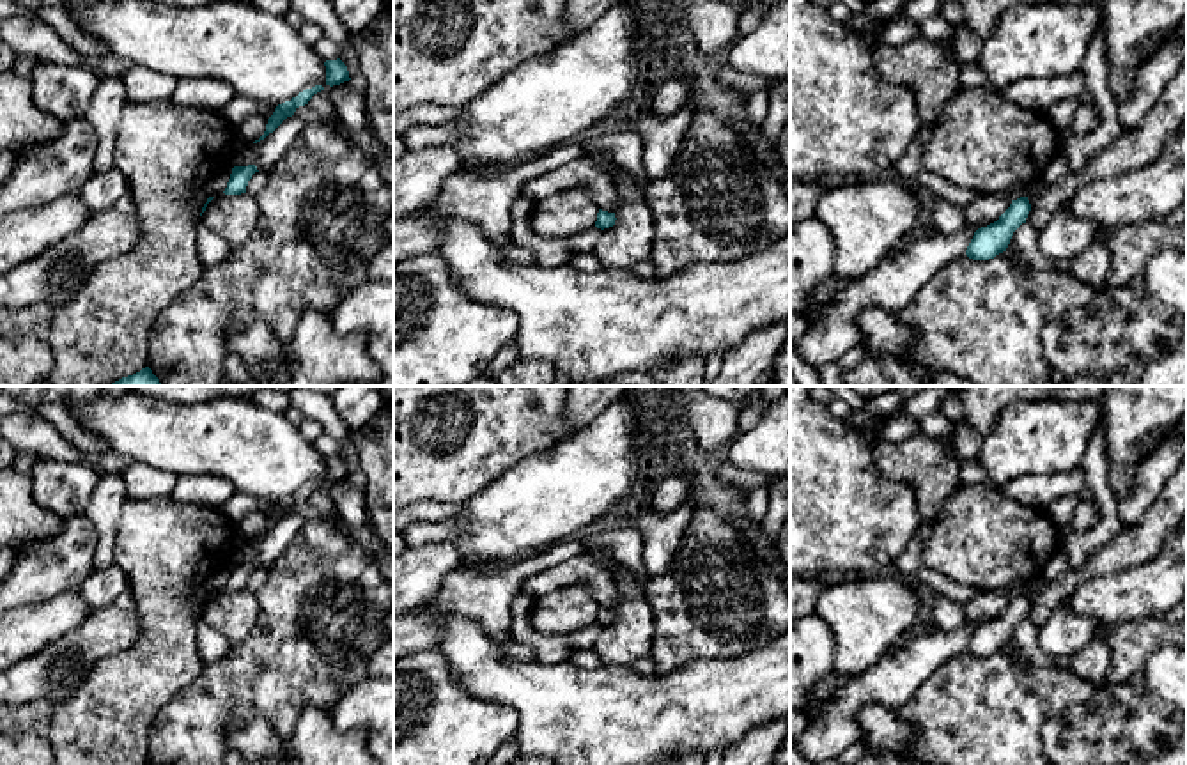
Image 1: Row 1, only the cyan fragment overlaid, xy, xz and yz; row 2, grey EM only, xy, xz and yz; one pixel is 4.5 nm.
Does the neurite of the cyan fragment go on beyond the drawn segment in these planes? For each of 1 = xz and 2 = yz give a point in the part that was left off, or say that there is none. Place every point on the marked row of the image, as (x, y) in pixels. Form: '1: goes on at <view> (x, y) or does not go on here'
1: does not go on here
2: does not go on here

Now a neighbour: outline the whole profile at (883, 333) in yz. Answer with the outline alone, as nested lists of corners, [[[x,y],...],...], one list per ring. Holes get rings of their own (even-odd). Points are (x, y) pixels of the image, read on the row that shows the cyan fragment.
[[[868,308],[856,317],[861,345],[872,356],[907,358],[916,335],[900,321],[898,313],[884,308]]]

